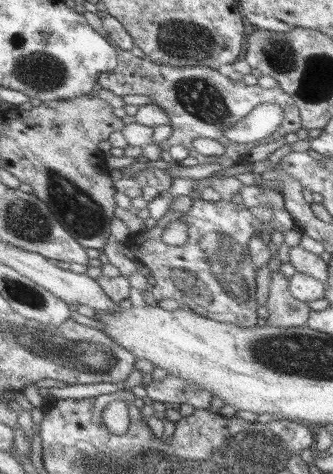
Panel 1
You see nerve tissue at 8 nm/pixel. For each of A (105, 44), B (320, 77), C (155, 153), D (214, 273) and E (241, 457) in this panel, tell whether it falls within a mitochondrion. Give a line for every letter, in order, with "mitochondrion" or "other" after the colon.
A: other
B: mitochondrion
C: other
D: mitochondrion
E: mitochondrion

